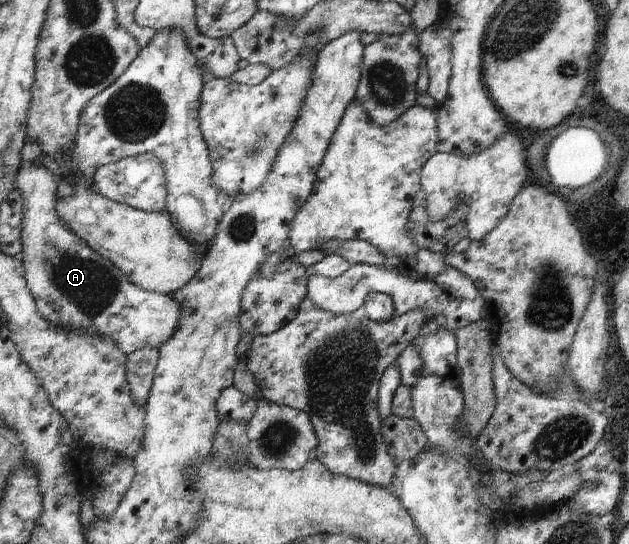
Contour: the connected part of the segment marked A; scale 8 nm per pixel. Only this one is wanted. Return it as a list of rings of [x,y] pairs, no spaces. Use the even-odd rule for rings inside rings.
[[[25,141],[23,148],[21,149],[21,164],[16,176],[16,186],[17,190],[21,192],[24,203],[23,203],[23,228],[21,229],[21,244],[22,244],[22,252],[20,255],[20,259],[23,263],[24,268],[24,277],[26,280],[27,288],[31,291],[33,295],[34,301],[36,302],[37,312],[41,315],[41,318],[44,318],[47,322],[50,322],[51,325],[58,326],[59,329],[65,329],[68,331],[78,332],[80,335],[98,335],[99,337],[107,337],[111,341],[113,341],[118,347],[119,350],[123,354],[128,355],[129,353],[135,352],[143,347],[151,347],[154,349],[158,349],[165,341],[168,341],[175,329],[178,325],[178,314],[181,312],[179,303],[168,294],[156,293],[153,291],[143,290],[140,286],[133,284],[130,280],[130,277],[127,276],[124,272],[121,272],[113,262],[111,262],[108,258],[97,254],[97,251],[94,251],[92,248],[89,248],[89,245],[86,242],[78,237],[78,234],[75,234],[61,219],[55,220],[55,222],[49,222],[47,224],[47,228],[45,229],[45,212],[37,212],[35,210],[35,206],[41,206],[41,202],[56,202],[56,190],[58,187],[58,177],[55,176],[50,170],[43,166],[41,162],[42,150],[39,144],[35,141]]]

